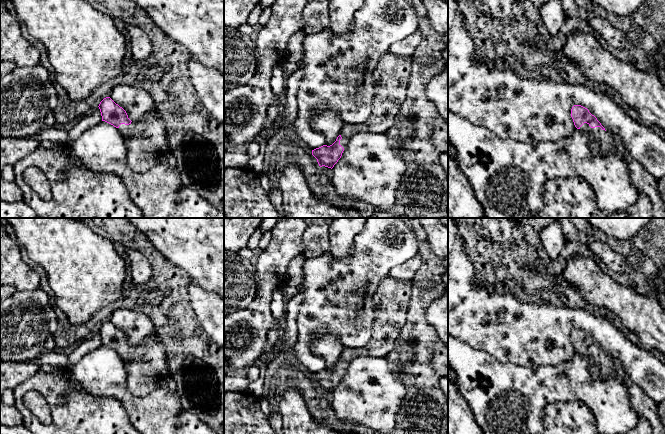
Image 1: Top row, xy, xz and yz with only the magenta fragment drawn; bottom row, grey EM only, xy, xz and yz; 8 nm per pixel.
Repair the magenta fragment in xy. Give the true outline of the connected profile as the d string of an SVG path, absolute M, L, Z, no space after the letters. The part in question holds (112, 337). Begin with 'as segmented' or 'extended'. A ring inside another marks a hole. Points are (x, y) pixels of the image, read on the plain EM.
extended; M110 321L98 331L102 345L116 351L124 361L127 387L133 396L145 397L172 379L165 346L156 334L132 346Z

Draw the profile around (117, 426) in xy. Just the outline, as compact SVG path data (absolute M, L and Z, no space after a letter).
M42 365L34 376L15 387L14 400L14 406L22 415L23 426L32 434L140 434L118 400L91 395L84 390L68 367ZM31 390L39 392L50 406L50 424L44 425L26 408L24 395Z

